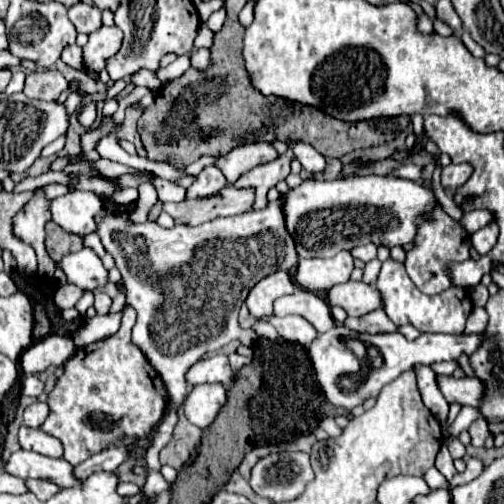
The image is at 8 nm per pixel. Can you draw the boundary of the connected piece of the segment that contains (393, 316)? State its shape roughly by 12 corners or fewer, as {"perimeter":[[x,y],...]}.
{"perimeter":[[387,259],[377,279],[387,317],[421,333],[463,333],[467,289],[421,293]]}

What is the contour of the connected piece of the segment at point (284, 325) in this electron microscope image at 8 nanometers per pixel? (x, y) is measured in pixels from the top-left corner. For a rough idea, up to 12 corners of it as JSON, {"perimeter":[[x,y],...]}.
{"perimeter":[[269,315],[263,321],[293,343],[309,345],[313,325],[299,315]]}

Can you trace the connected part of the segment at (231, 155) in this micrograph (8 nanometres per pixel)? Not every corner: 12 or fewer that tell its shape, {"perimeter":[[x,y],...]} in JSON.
{"perimeter":[[245,143],[217,159],[229,183],[277,159],[269,143]]}

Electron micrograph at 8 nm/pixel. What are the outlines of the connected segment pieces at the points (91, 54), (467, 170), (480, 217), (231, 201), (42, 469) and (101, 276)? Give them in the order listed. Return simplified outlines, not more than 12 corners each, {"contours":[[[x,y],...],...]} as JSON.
{"contours":[[[101,27],[83,47],[87,65],[99,73],[123,41],[123,31]],[[469,163],[443,167],[441,185],[461,187],[471,175]],[[471,209],[461,225],[469,235],[493,221],[487,209]],[[227,185],[211,197],[163,203],[177,223],[195,227],[245,213],[251,189]],[[15,451],[5,471],[21,479],[51,481],[61,489],[83,483],[65,459]],[[89,247],[63,257],[69,283],[87,291],[109,283],[107,269]]]}

